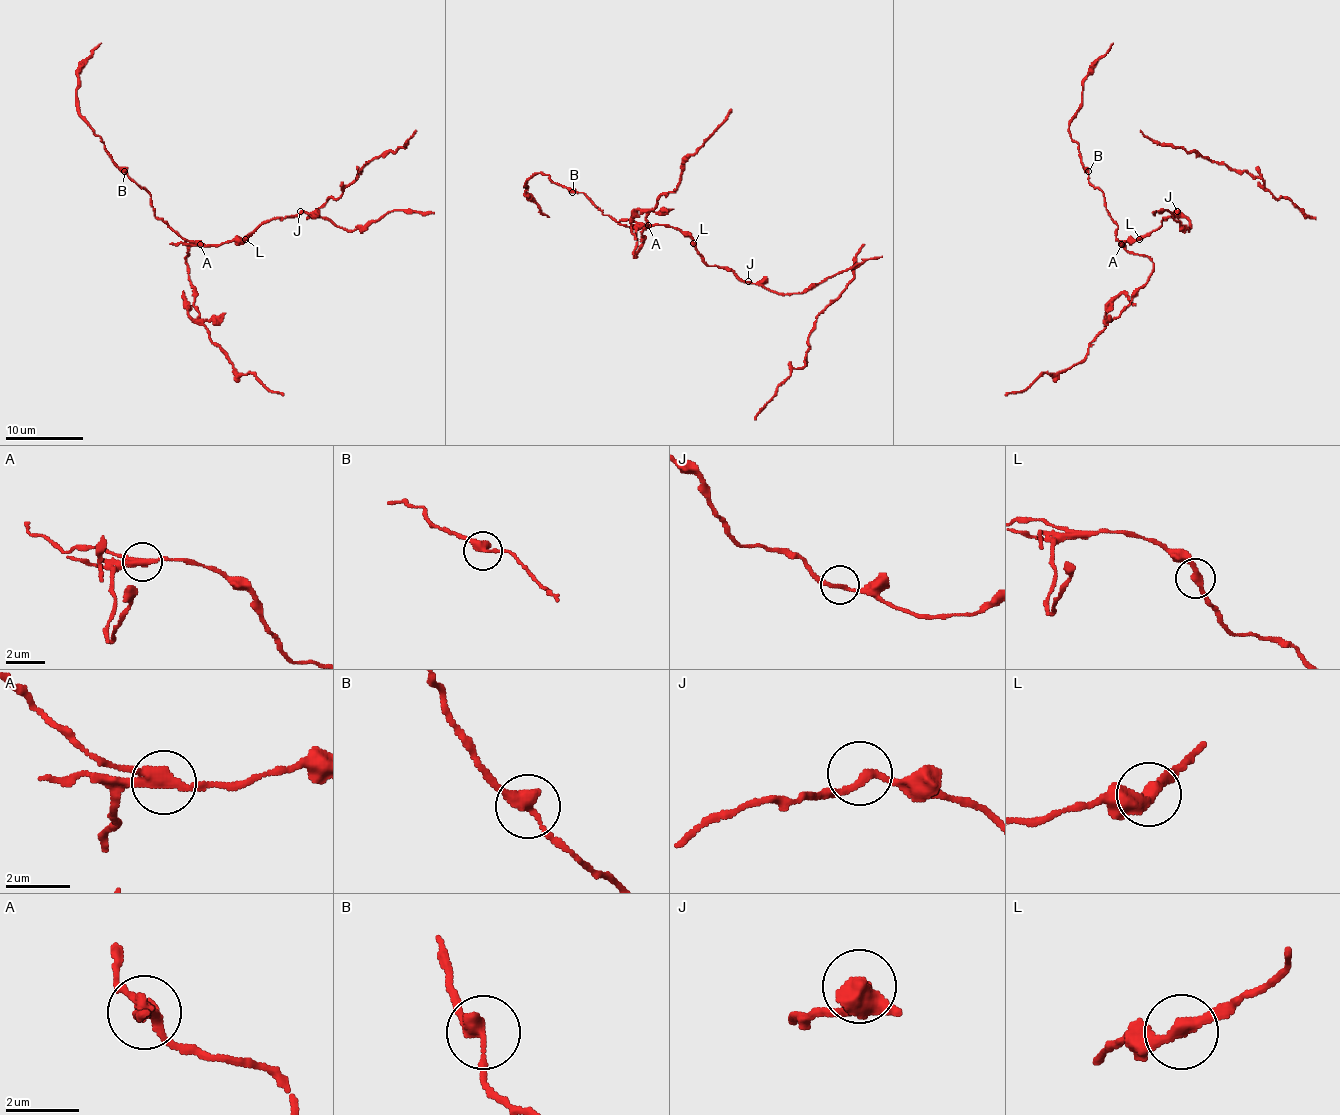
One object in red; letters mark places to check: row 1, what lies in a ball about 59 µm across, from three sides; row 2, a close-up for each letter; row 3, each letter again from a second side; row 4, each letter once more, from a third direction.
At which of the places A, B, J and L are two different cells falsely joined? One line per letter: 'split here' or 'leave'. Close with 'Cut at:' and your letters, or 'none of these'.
A: split here
B: leave
J: leave
L: leave
Cut at: A

